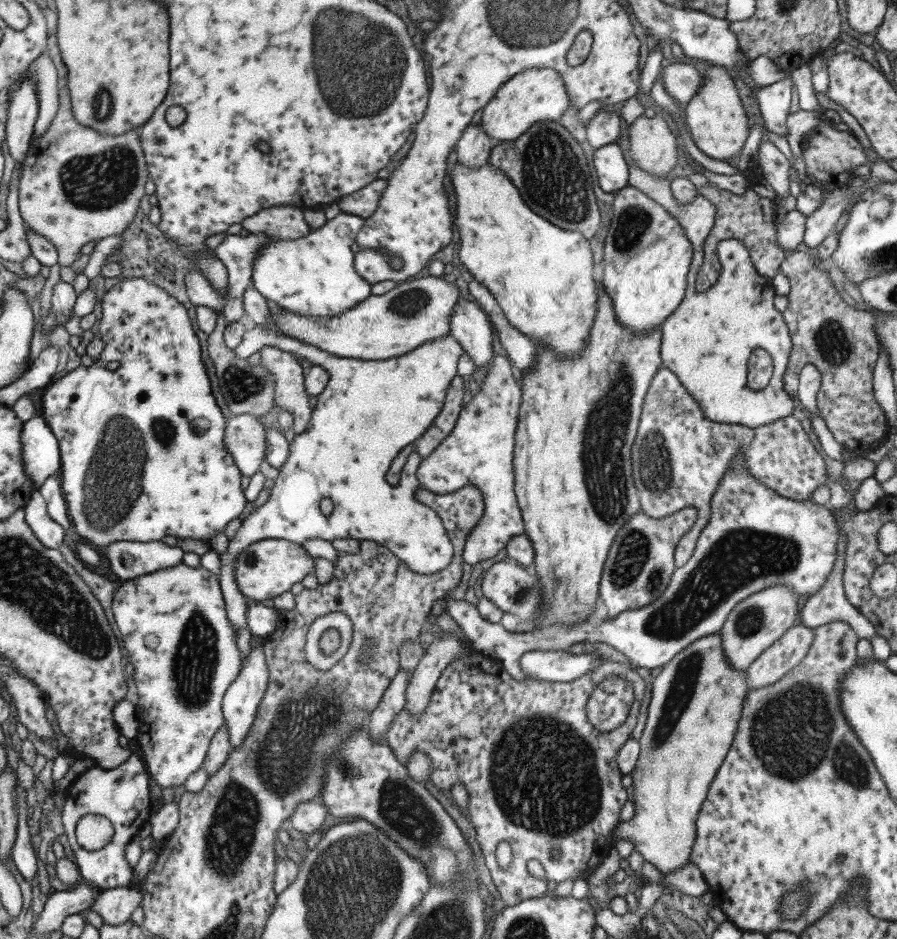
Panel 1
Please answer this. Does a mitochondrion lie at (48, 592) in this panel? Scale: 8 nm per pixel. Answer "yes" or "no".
yes

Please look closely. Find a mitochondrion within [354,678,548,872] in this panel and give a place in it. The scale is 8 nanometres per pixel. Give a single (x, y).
(403, 809)

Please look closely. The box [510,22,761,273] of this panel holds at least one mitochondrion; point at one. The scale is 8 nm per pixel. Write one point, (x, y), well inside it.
(553, 176)

